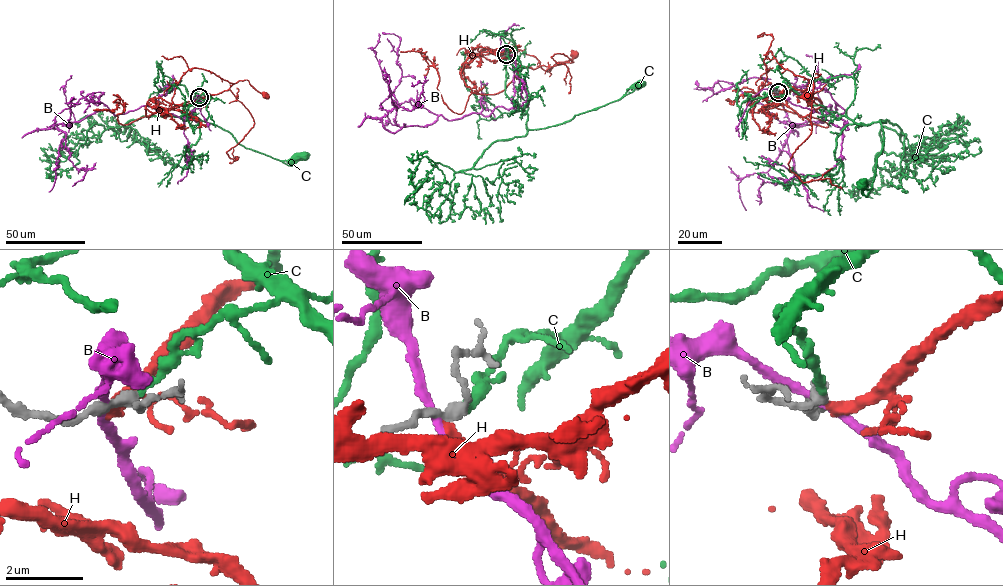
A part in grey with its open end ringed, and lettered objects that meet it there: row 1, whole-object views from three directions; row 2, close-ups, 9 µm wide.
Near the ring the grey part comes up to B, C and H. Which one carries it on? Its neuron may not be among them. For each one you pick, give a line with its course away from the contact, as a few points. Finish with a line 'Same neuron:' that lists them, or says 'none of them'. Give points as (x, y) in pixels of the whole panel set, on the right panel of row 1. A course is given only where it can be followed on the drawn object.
C: course (778, 92), (786, 80), (808, 103), (838, 118), (880, 122), (884, 142), (867, 196), (862, 183)
Same neuron: C

